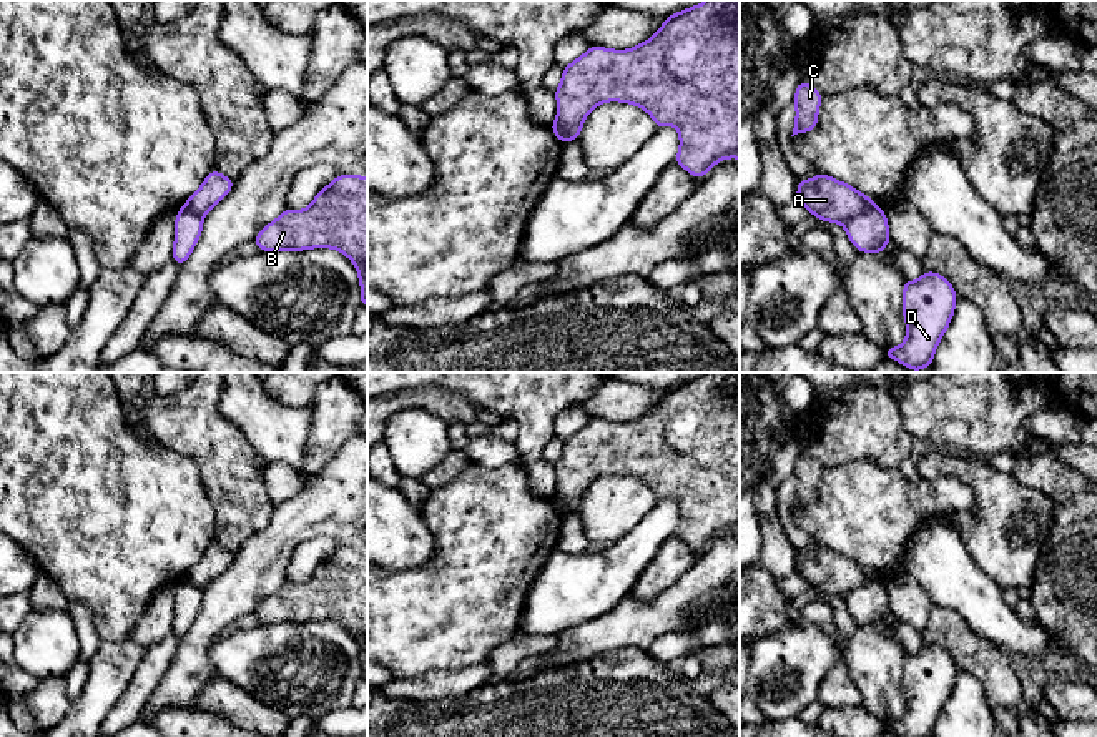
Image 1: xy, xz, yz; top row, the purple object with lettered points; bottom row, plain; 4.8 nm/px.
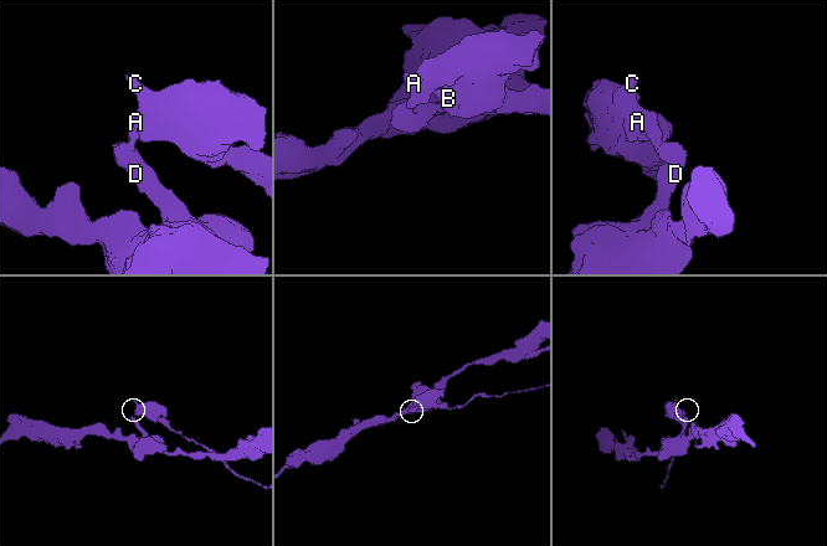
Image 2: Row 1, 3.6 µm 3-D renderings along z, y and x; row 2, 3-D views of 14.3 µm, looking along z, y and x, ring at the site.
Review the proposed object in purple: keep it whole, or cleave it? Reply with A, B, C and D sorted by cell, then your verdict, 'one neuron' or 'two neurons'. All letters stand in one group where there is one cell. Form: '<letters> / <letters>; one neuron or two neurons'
A B C / D; two neurons

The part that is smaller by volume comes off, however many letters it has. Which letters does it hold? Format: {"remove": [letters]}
{"remove": ["A", "B", "C"]}

